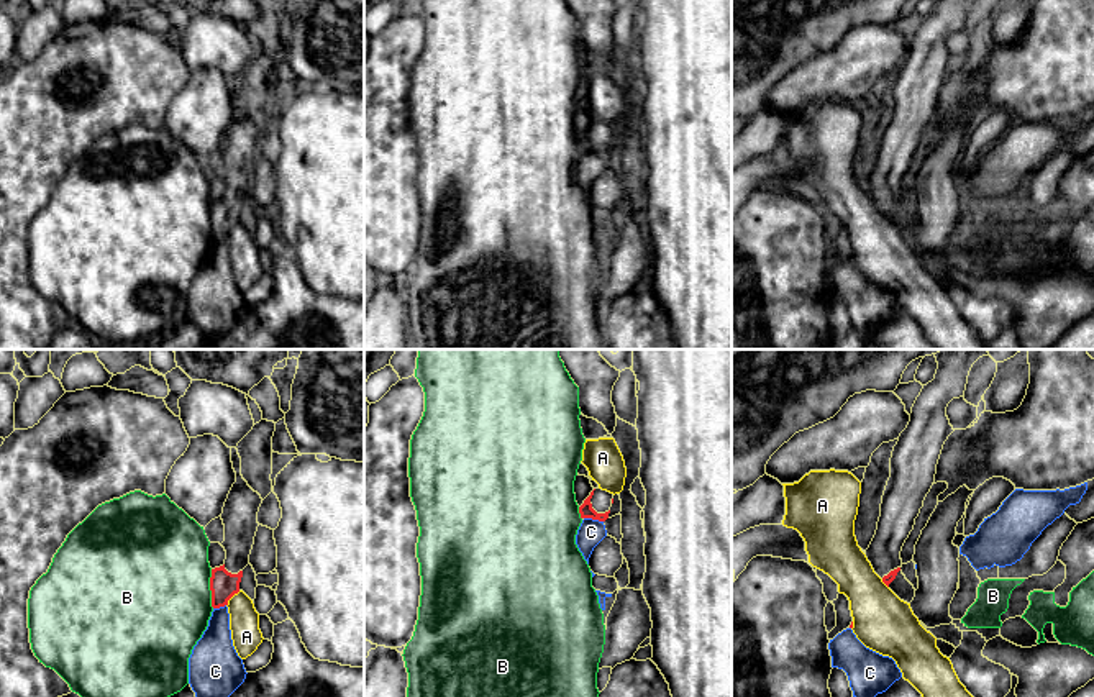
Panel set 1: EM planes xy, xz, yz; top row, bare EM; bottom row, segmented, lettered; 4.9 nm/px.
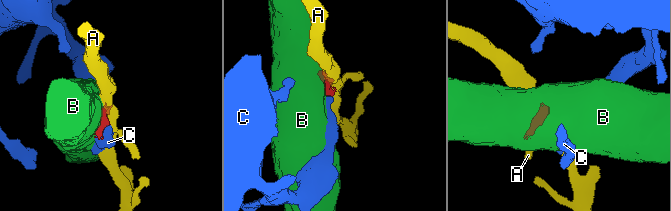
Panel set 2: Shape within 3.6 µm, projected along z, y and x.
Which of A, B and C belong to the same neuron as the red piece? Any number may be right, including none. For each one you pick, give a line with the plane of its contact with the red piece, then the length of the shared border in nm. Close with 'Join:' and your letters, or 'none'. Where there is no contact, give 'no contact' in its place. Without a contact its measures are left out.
Join: none

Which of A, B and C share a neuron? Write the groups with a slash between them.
A / B / C

